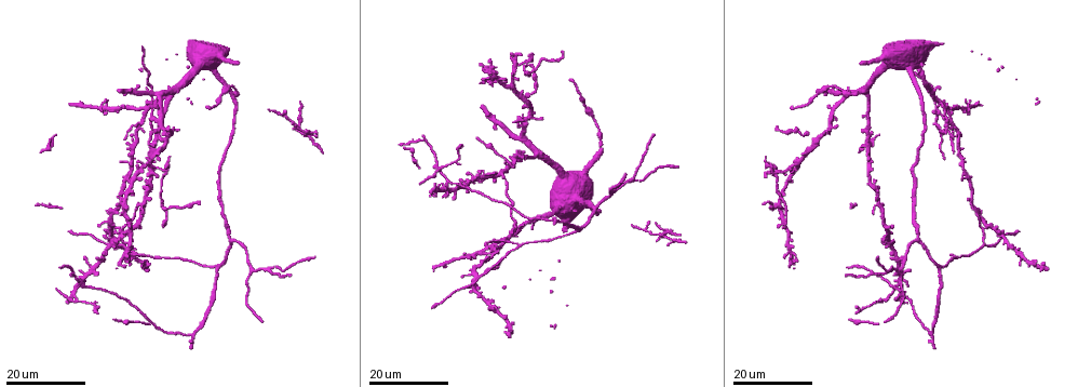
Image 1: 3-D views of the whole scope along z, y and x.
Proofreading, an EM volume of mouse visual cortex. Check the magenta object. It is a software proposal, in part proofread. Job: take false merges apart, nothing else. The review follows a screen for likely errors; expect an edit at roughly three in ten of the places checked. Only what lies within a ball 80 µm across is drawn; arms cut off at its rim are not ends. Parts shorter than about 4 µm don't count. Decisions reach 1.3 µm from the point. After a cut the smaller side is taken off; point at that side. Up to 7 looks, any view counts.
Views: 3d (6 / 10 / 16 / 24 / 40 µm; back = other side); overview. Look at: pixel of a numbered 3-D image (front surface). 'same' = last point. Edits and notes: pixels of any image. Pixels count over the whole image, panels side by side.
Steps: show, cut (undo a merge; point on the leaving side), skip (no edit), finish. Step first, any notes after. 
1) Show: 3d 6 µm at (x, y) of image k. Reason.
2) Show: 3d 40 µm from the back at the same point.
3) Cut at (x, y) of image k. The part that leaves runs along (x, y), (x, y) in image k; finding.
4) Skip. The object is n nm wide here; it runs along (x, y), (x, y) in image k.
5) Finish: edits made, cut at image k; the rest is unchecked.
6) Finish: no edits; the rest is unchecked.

Show: 3d 24 µm at (153, 99) of image 1. Two arms in line, one across.

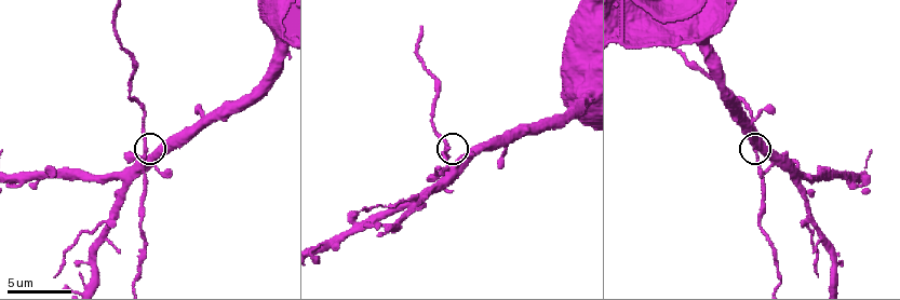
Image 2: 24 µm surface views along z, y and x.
Show: 3d 6 µm at (448, 150) of image 2. Closer look.

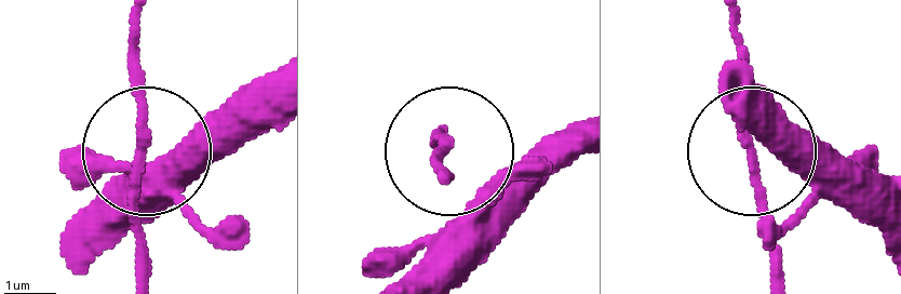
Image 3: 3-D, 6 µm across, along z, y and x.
Skip. 3 arms meet here; it runs along (270, 72), (205, 129), (146, 155), (142, 283) in image 3; all the same neuron.

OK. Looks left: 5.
Show: 3d 6 µm at (109, 221) of image 2. Two arms in line, one across.

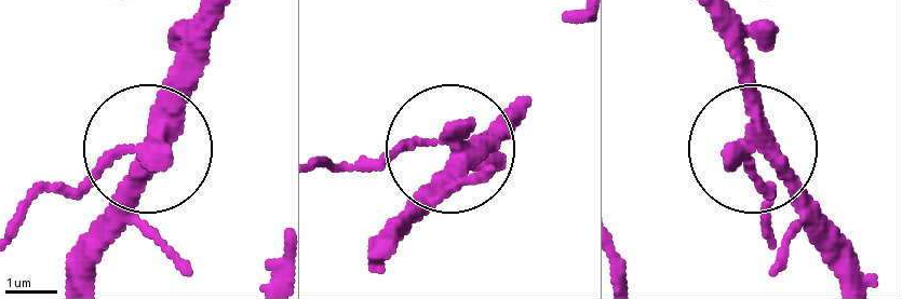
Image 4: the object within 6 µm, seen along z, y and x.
Cut at (79, 184) of image 4. The object is 360 nm wide here; the part that leaves runs along (143, 148), (108, 152), (31, 200), (14, 226) in image 4; a second neuron is stuck on.

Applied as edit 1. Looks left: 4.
Show: 3d 16 µm at (214, 265) of image 1. Side arm on a straight run.

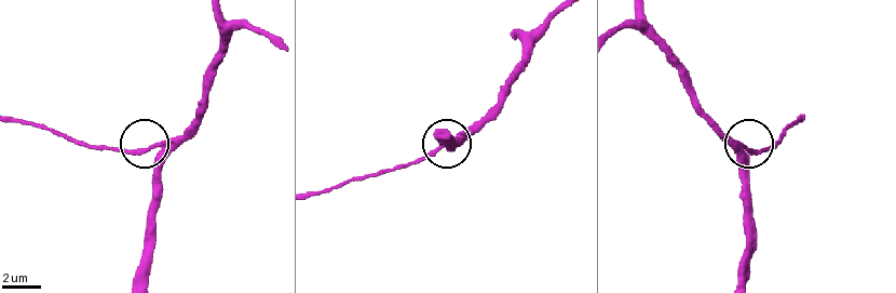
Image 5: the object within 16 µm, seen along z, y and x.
Show: 3d 6 µm at (156, 149) of image 5.

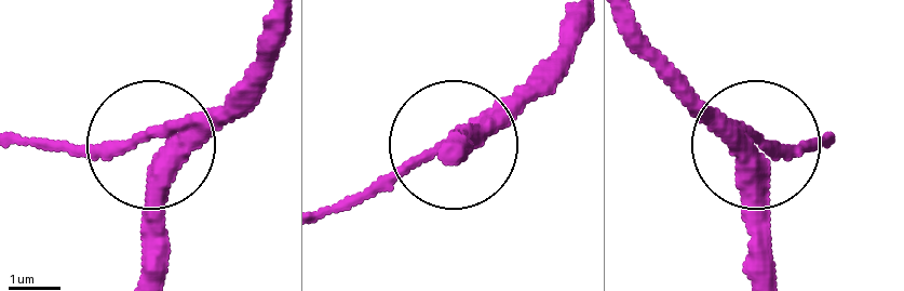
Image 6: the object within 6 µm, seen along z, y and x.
Skip. The side arm is 49 µm long; it runs along (584, 12), (499, 103), (348, 201) in image 6; one neuron here.

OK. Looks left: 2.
Finish: edits made, cut at image 4; the rest is unchecked.

